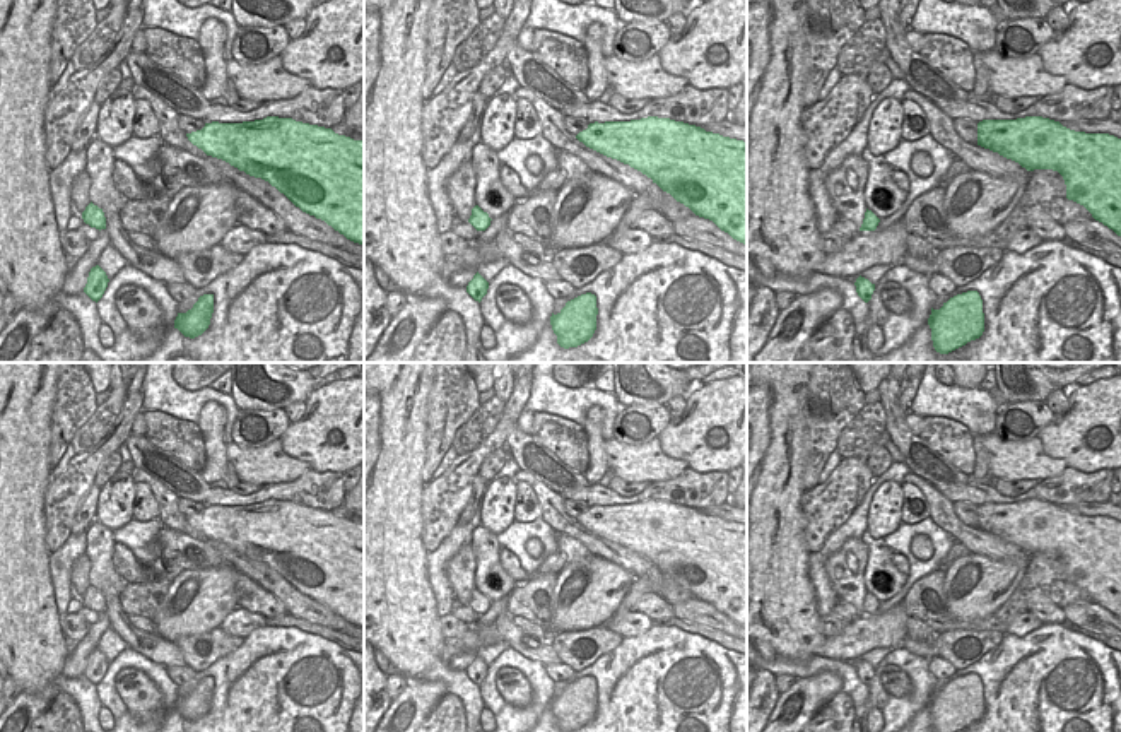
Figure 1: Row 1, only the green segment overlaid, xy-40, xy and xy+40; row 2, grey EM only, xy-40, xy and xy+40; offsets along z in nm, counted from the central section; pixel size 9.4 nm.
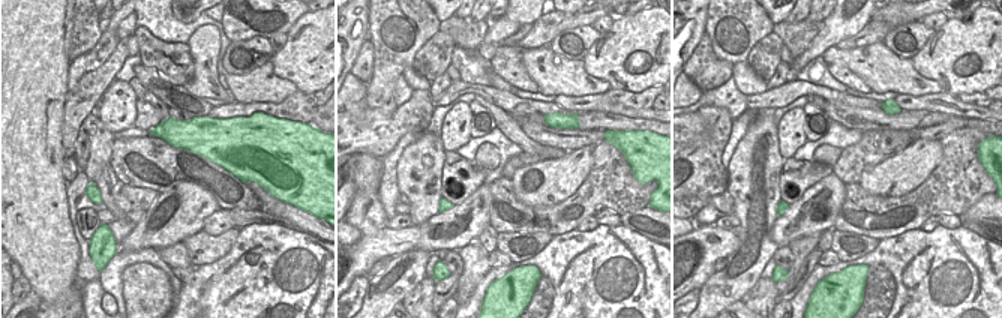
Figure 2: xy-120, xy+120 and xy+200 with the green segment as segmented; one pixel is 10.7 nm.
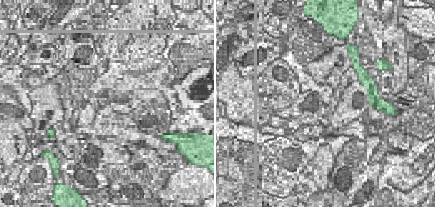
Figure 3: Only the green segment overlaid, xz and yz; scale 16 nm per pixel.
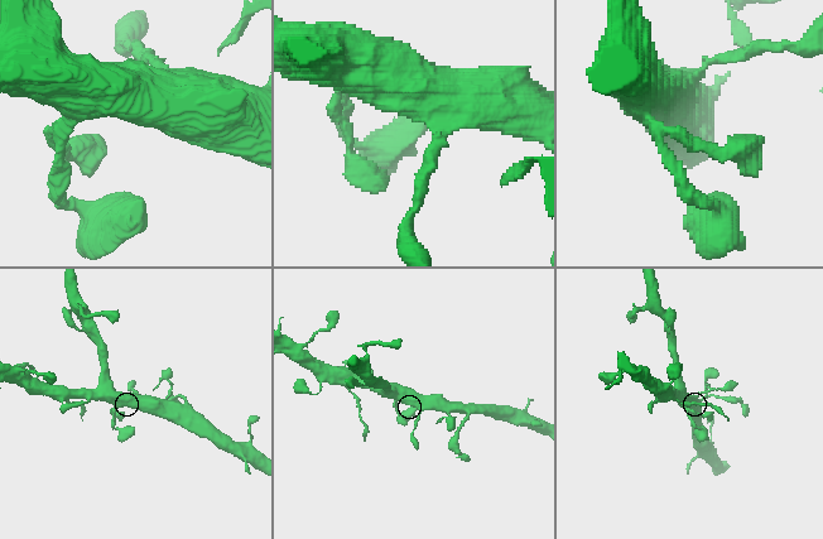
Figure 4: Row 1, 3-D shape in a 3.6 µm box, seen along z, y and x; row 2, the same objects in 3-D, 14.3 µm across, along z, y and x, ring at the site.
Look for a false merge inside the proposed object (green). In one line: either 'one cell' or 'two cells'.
one cell

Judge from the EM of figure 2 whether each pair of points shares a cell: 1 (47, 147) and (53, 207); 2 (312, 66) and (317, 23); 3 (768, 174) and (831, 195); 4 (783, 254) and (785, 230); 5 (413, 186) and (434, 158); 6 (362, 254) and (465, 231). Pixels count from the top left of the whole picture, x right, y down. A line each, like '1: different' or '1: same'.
1: same
2: same
3: different
4: different
5: same
6: same

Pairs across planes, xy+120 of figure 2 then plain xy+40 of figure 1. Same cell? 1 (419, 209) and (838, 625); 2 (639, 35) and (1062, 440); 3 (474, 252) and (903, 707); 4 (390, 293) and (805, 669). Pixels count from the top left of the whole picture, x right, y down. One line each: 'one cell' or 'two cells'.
1: two cells
2: one cell
3: one cell
4: two cells

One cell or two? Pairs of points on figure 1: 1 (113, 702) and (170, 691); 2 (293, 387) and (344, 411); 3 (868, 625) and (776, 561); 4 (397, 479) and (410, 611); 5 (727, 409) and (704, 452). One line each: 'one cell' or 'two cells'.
1: two cells
2: two cells
3: two cells
4: one cell
5: one cell

